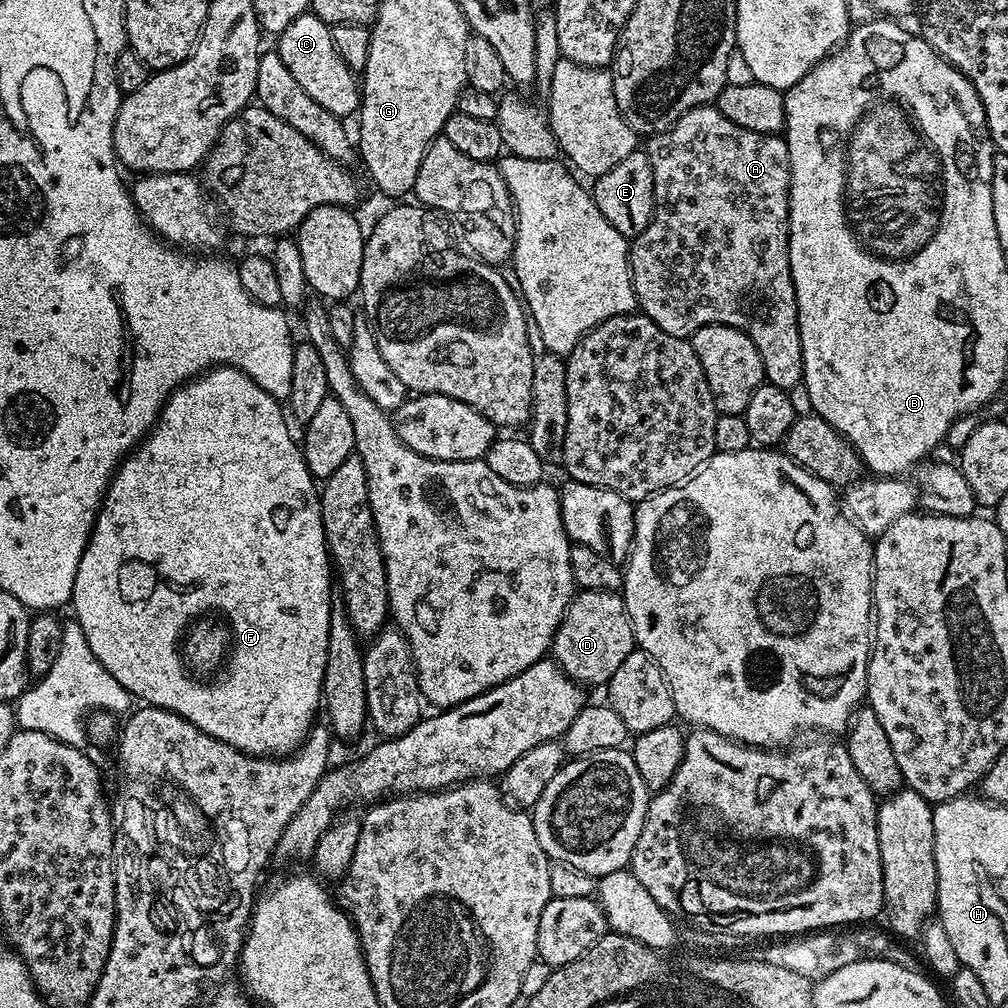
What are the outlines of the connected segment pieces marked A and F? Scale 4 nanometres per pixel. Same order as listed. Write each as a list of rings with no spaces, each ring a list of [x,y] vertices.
[[[716,106],[695,108],[670,130],[660,132],[647,141],[646,151],[650,158],[650,166],[654,170],[654,194],[656,210],[652,213],[650,226],[642,230],[630,244],[630,263],[632,265],[632,285],[636,291],[636,303],[643,315],[649,316],[666,334],[674,334],[690,338],[702,326],[707,324],[725,324],[737,328],[747,334],[754,342],[758,354],[762,358],[765,381],[785,390],[801,387],[804,379],[804,363],[802,362],[802,338],[798,326],[798,306],[796,291],[790,274],[790,254],[788,253],[788,187],[790,186],[790,166],[788,165],[788,142],[783,135],[755,133],[754,130],[743,129],[720,113]]]
[[[227,366],[210,368],[207,372],[197,376],[196,379],[180,385],[165,402],[163,410],[160,411],[160,419],[156,421],[143,443],[129,452],[121,460],[120,467],[116,469],[116,474],[108,485],[108,491],[104,494],[104,502],[100,506],[100,511],[96,513],[96,525],[92,528],[92,536],[88,539],[88,545],[82,554],[82,562],[78,562],[78,574],[74,578],[74,590],[70,601],[70,607],[76,611],[74,620],[80,624],[82,634],[86,636],[90,649],[94,650],[95,657],[137,701],[153,708],[165,708],[171,712],[176,712],[182,718],[189,720],[194,726],[198,726],[198,730],[202,730],[238,750],[247,752],[249,756],[266,756],[269,758],[283,758],[295,752],[307,740],[309,731],[314,724],[312,719],[315,718],[316,712],[318,716],[318,709],[322,704],[320,687],[324,681],[324,671],[326,670],[326,638],[330,638],[330,614],[334,603],[334,597],[332,597],[332,592],[334,596],[334,572],[330,567],[328,546],[324,542],[318,484],[310,474],[310,470],[304,461],[301,445],[298,443],[297,437],[296,440],[292,437],[292,432],[288,429],[287,423],[289,424],[289,421],[286,419],[286,412],[281,401],[274,399],[270,394],[266,394],[266,390],[262,390],[262,386],[258,386],[258,382],[254,382],[245,372],[237,368]]]

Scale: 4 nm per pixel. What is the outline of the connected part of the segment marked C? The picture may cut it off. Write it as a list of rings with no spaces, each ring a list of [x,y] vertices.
[[[311,11],[303,12],[286,30],[278,34],[278,40],[278,51],[282,62],[286,62],[286,70],[294,74],[298,86],[302,86],[302,90],[306,90],[306,94],[310,94],[310,98],[314,98],[314,102],[322,106],[322,110],[348,118],[351,112],[353,115],[359,109],[362,88],[357,73],[340,57],[329,25]]]

